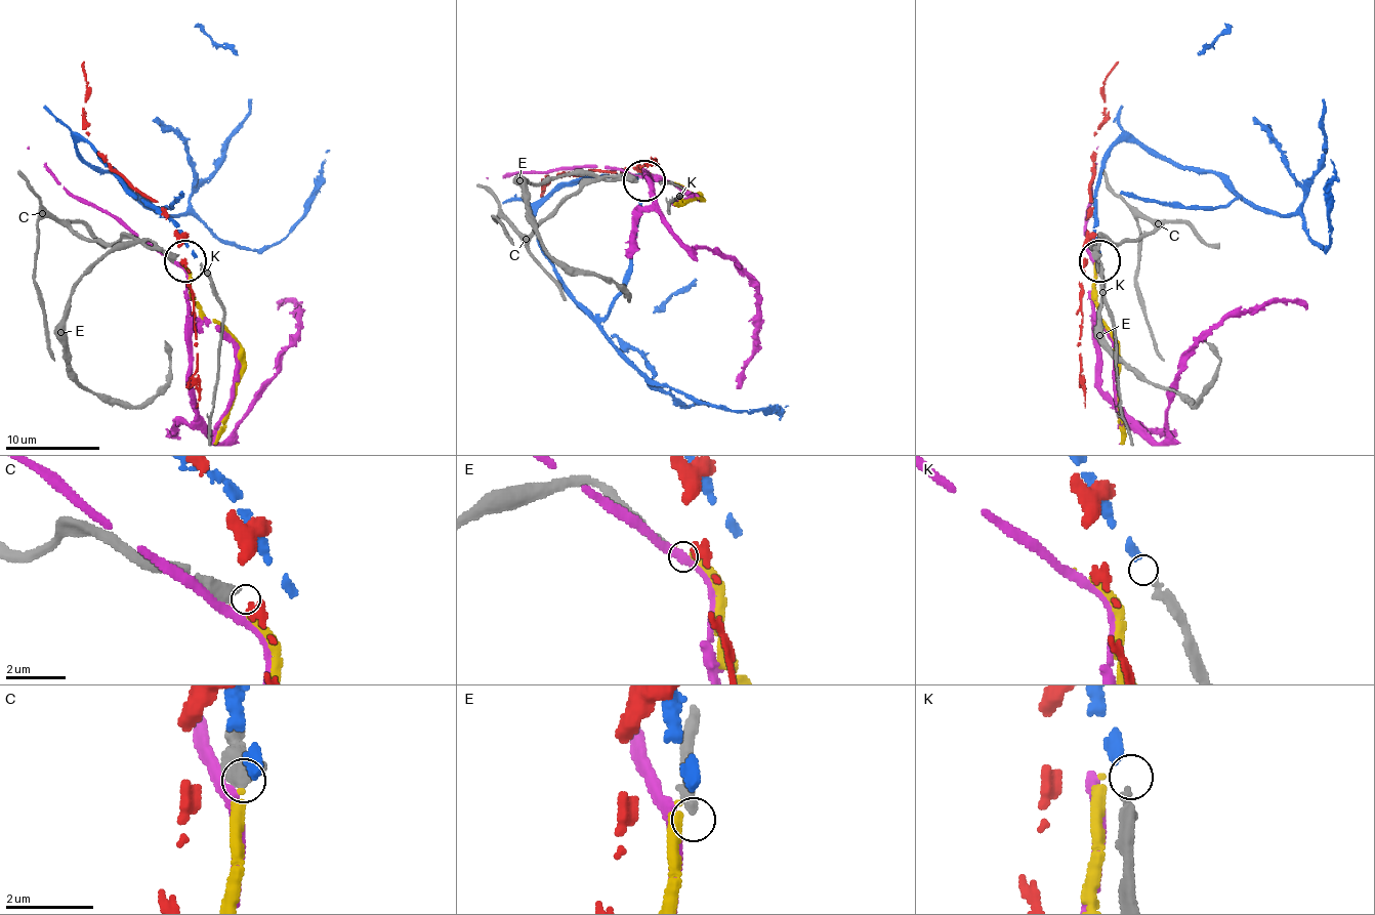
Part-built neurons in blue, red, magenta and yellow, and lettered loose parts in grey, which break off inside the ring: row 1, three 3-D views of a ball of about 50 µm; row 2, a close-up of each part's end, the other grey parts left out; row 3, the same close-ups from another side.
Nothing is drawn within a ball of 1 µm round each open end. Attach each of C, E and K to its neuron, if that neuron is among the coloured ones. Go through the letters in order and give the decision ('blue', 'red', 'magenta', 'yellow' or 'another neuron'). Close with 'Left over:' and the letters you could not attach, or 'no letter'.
C: yellow
E: another neuron
K: blue
Left over: E

